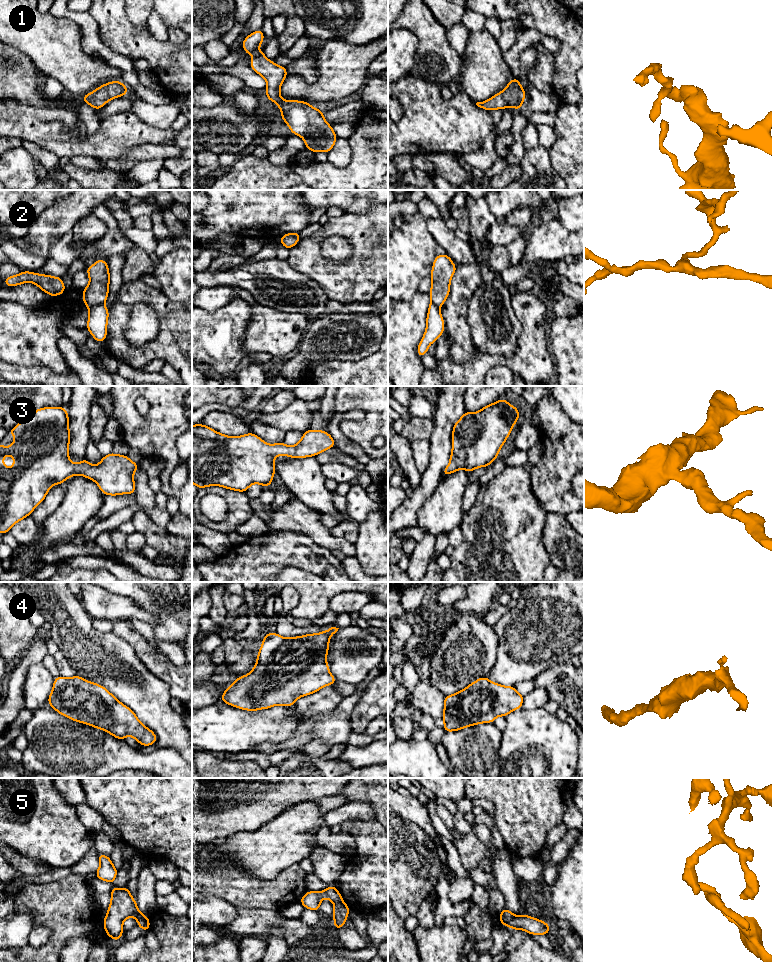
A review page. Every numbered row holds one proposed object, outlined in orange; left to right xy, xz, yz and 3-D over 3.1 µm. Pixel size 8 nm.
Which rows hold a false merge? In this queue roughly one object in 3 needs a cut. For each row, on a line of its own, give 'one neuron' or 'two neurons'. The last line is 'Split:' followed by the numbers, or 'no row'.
1: one neuron
2: two neurons
3: one neuron
4: one neuron
5: two neurons
Split: 2, 5

